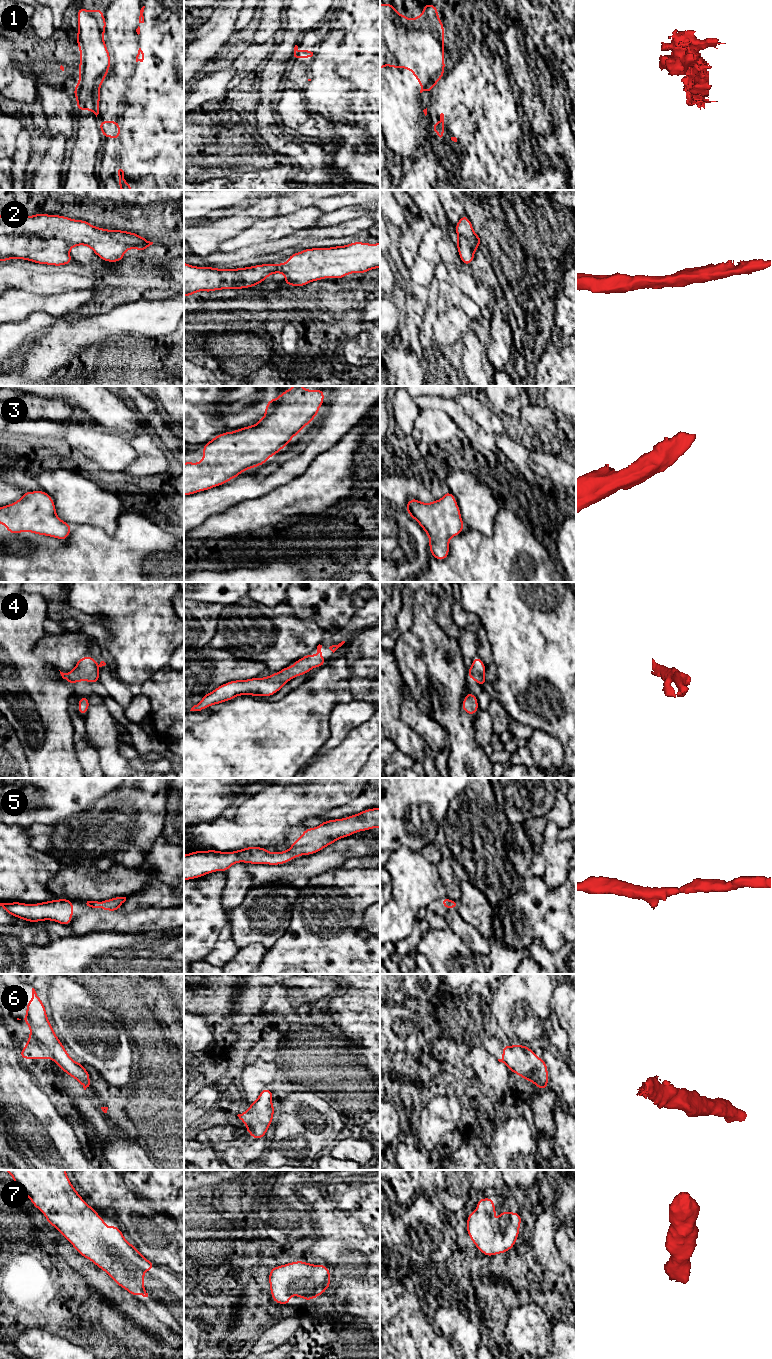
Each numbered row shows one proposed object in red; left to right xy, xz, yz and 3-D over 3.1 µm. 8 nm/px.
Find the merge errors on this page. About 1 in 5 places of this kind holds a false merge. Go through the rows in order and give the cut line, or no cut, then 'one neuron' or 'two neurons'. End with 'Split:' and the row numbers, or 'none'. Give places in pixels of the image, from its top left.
1: cut in xy along (101, 121), (100, 127); two neurons
2: no cut; one neuron
3: no cut; one neuron
4: no cut; one neuron
5: no cut; one neuron
6: no cut; one neuron
7: no cut; one neuron
Split: 1

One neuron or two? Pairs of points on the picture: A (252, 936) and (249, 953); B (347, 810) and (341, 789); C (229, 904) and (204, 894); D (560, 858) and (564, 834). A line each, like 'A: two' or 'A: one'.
A: two
B: two
C: two
D: two

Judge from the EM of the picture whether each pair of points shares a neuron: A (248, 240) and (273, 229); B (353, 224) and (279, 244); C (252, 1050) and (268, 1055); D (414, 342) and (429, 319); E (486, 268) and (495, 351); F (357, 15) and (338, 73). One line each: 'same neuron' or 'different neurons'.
A: same neuron
B: same neuron
C: same neuron
D: different neurons
E: same neuron
F: same neuron

